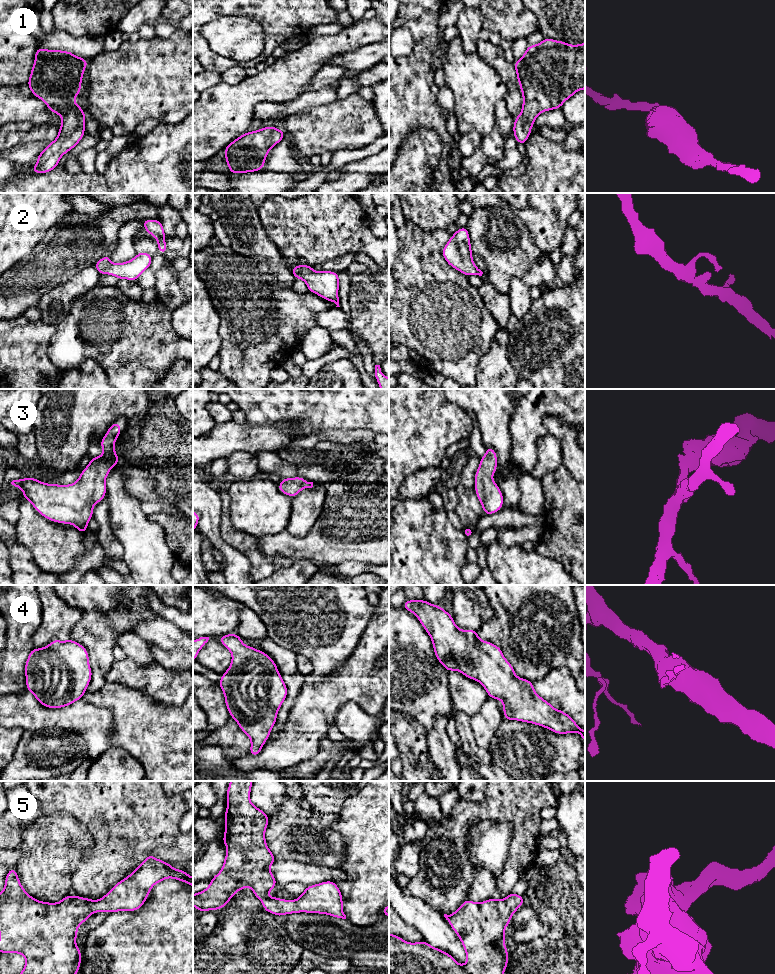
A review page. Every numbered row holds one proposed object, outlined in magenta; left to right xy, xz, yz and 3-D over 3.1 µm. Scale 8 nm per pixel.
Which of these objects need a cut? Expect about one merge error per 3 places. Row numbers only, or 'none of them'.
none of them

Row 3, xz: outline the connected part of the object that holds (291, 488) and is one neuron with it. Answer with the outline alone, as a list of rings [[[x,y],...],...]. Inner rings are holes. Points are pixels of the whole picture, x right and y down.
[[[303,477],[282,478],[278,490],[294,498],[303,488],[312,488],[313,482],[307,482]]]

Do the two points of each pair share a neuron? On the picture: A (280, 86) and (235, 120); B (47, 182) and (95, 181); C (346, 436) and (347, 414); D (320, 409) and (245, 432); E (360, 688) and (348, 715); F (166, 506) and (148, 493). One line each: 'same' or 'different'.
A: same
B: same
C: different
D: different
E: different
F: same

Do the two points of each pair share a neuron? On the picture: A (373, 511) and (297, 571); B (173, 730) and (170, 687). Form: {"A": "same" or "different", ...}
{"A": "different", "B": "different"}

